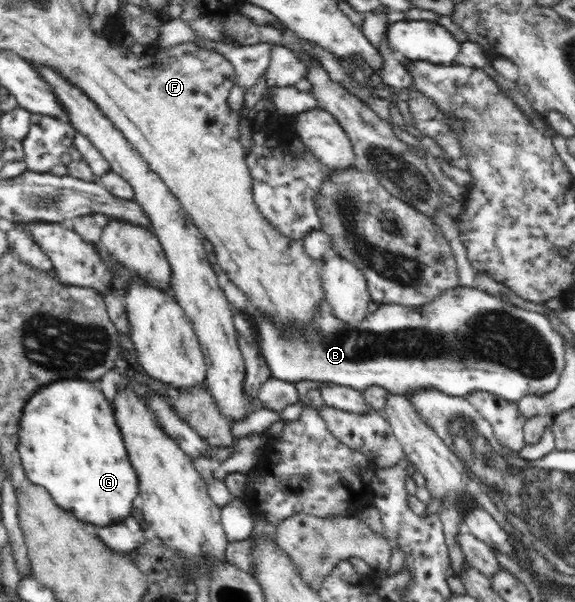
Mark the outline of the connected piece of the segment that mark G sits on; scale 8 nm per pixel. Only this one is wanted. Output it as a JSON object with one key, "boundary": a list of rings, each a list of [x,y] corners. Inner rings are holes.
{"boundary":[[[73,378],[58,380],[36,390],[36,394],[26,401],[20,415],[17,457],[30,482],[48,489],[60,508],[85,523],[110,526],[132,516],[132,501],[139,493],[139,480],[123,443],[113,406],[96,385]]]}

